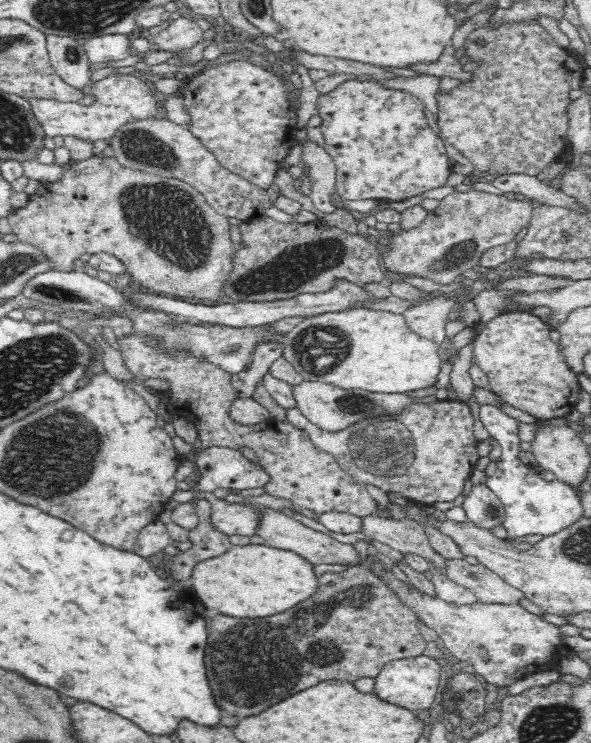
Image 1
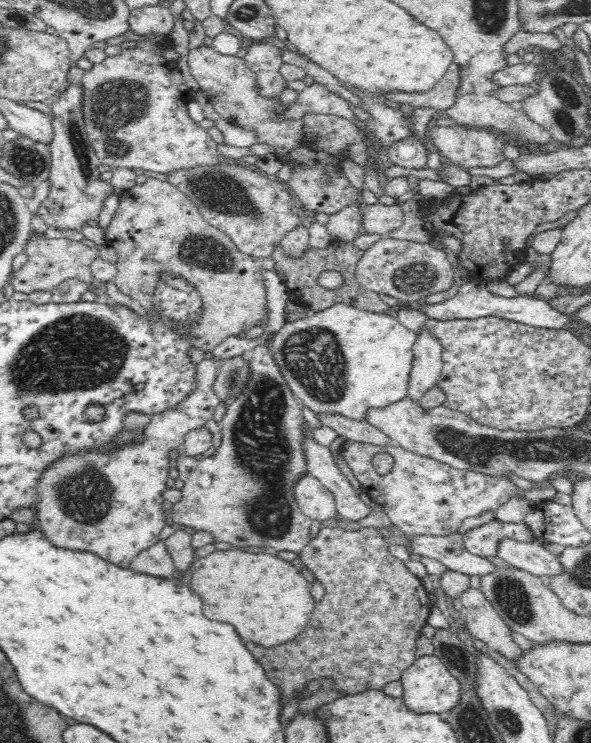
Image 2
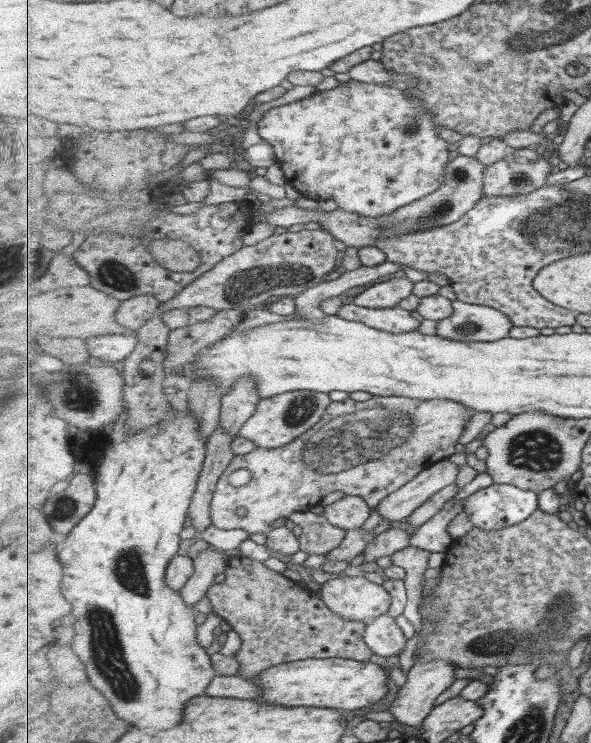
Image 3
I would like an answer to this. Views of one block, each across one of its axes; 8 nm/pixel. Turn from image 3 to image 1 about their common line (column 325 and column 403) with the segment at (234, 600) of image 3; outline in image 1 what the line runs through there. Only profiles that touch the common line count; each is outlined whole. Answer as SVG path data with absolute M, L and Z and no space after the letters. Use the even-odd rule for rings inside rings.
M370 562L354 565L352 574L359 575L344 576L342 572L318 575L316 592L288 612L252 620L220 614L207 625L206 672L212 692L218 696L216 702L226 714L239 719L254 716L315 684L332 679L353 683L362 677L376 678L388 661L424 654L427 641L421 634L420 620L414 610L403 604L396 591L377 576Z

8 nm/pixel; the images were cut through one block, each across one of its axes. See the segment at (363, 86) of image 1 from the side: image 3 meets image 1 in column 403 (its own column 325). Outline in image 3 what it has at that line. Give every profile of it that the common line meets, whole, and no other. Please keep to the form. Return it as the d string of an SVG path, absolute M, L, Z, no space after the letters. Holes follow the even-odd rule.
M350 79L330 91L317 91L293 103L272 107L259 119L259 134L276 150L285 179L302 196L334 200L345 212L378 218L437 192L445 184L451 144L439 136L433 114L421 97L403 91L401 84L368 84Z

